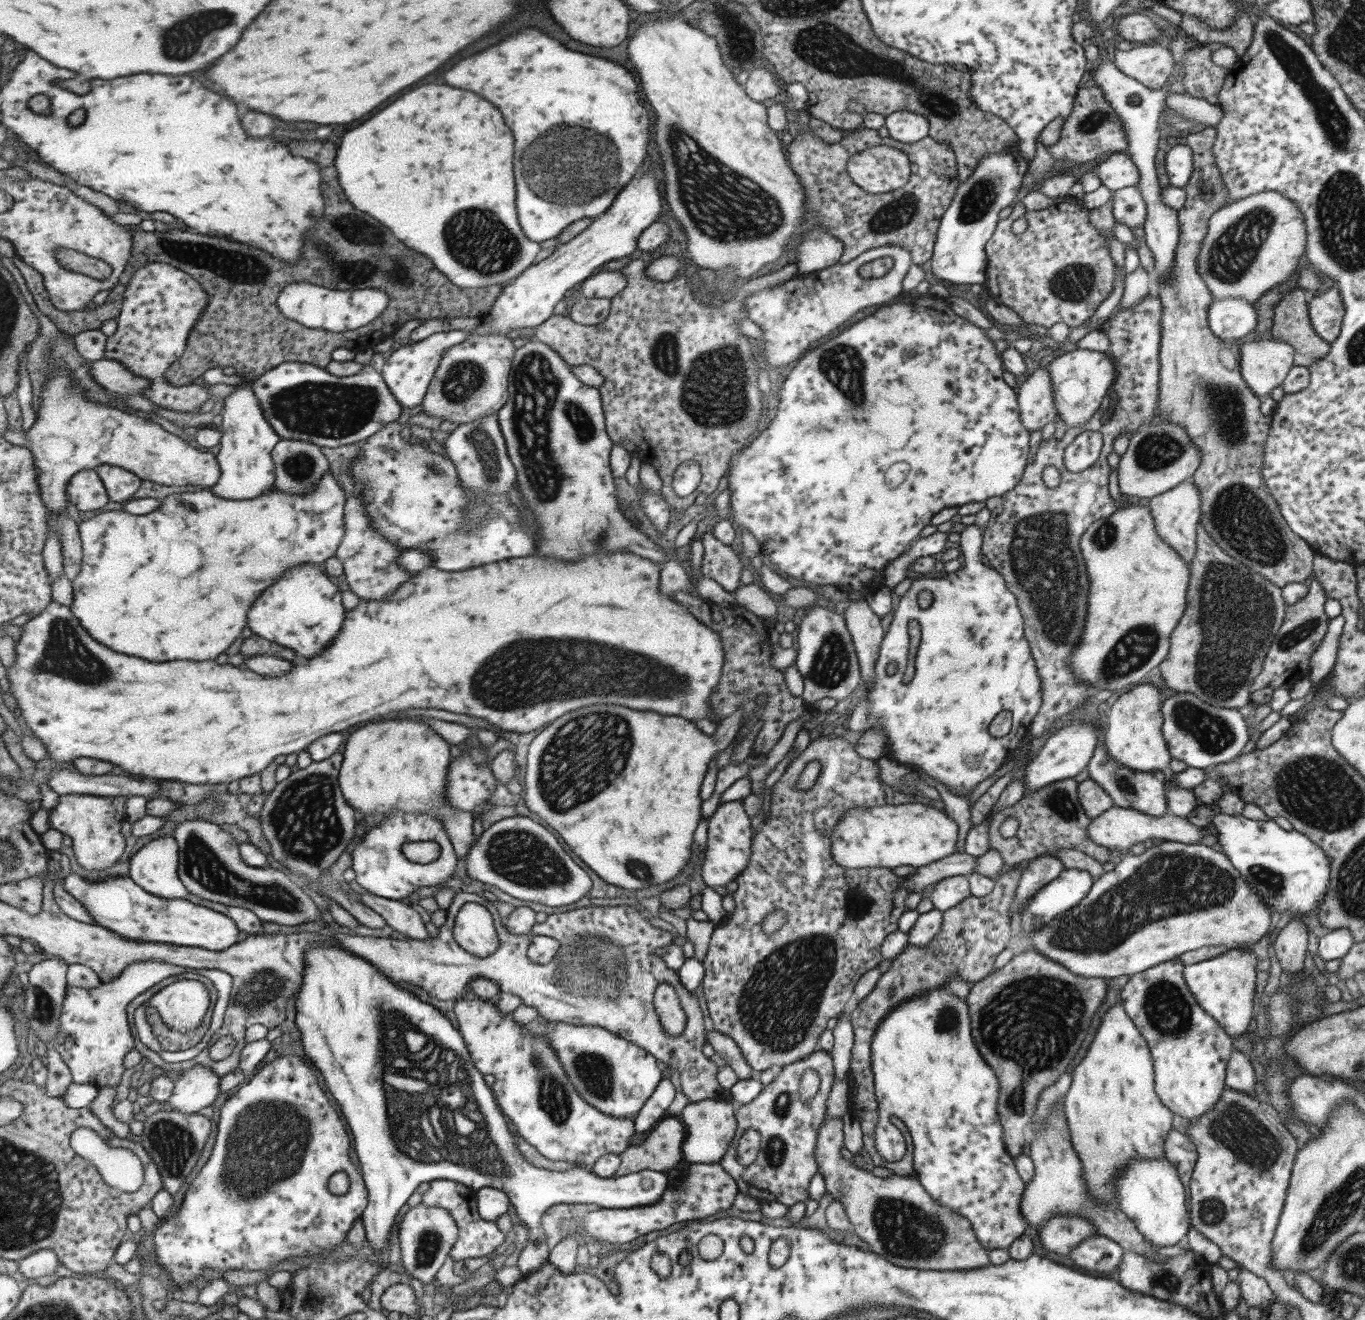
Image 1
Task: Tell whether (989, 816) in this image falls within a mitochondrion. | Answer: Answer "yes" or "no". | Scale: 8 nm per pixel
no

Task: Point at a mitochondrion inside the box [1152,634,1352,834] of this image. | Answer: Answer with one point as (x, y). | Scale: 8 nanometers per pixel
(1211, 734)

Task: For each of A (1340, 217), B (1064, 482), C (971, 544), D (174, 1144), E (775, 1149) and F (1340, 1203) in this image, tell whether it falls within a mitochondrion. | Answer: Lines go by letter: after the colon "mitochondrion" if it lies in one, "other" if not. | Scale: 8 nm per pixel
A: mitochondrion
B: other
C: other
D: mitochondrion
E: mitochondrion
F: mitochondrion

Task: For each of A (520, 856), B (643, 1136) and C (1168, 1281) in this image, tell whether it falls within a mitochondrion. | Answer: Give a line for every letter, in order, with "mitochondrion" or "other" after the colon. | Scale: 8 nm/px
A: mitochondrion
B: other
C: mitochondrion

